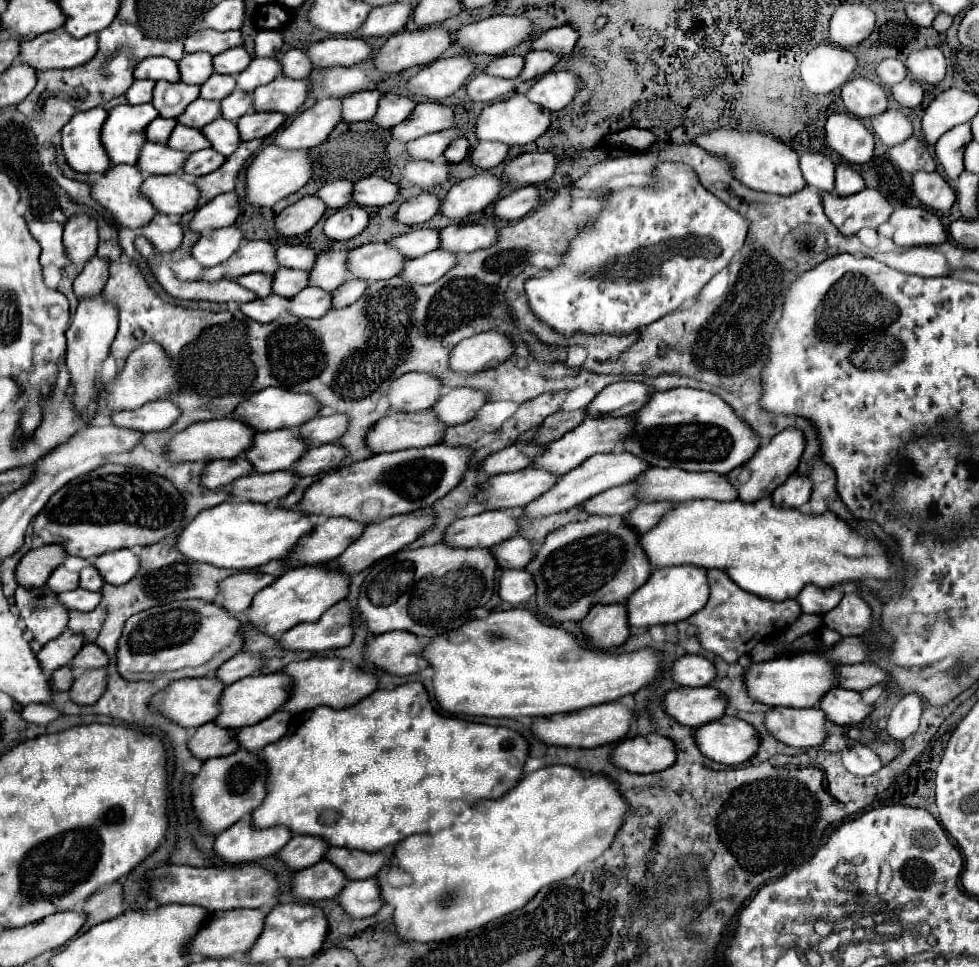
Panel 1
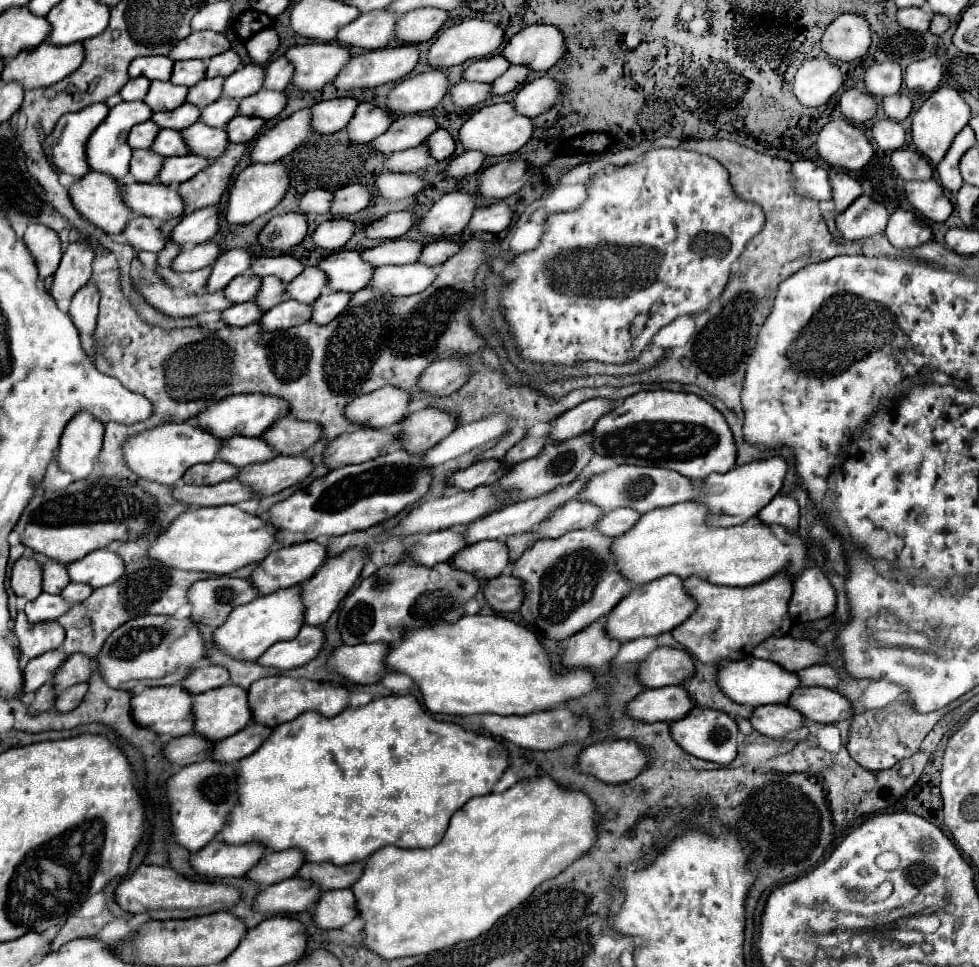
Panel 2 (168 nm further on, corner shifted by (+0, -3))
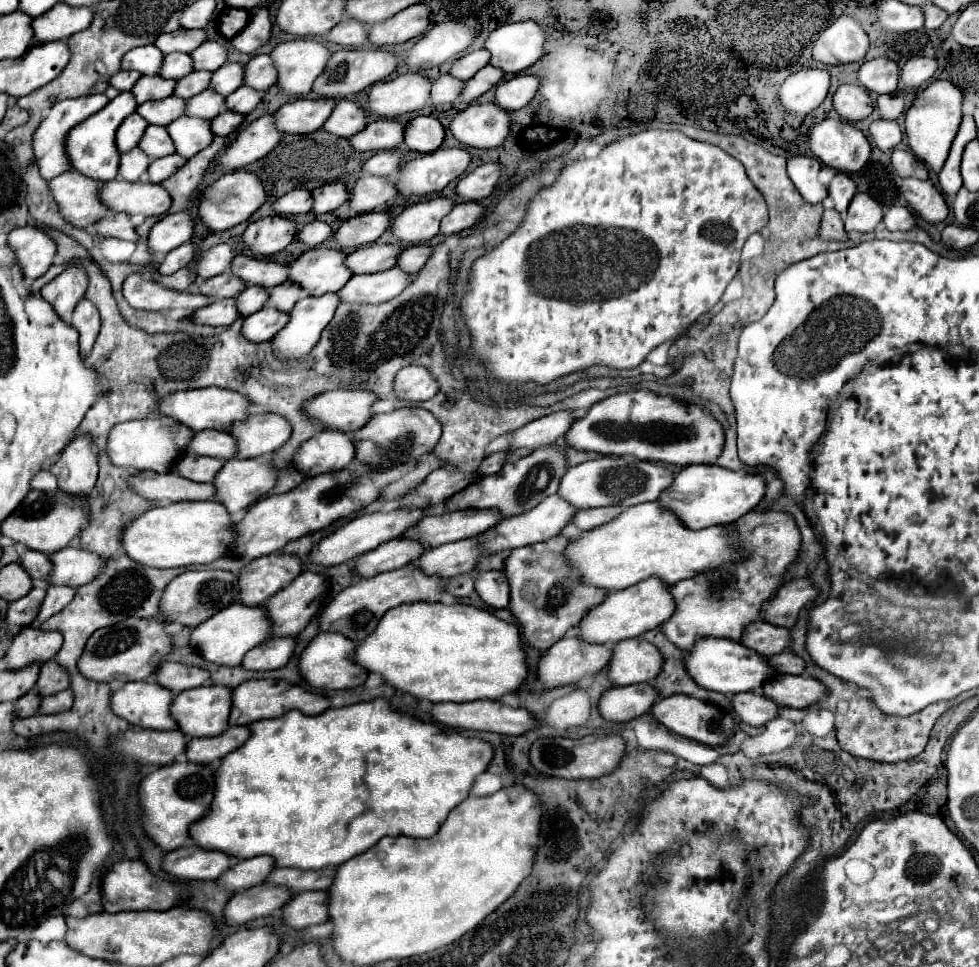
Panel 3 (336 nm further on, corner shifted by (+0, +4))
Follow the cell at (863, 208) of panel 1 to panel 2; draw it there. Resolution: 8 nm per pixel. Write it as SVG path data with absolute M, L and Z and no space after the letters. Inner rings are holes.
M861 195L859 199L855 199L849 205L849 209L845 209L835 217L837 229L845 239L873 237L885 231L887 221L889 221L889 211L867 195Z

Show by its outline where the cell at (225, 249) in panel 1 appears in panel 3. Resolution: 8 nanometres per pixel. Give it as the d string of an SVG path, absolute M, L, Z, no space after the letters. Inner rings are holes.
M187 242L187 244L183 244L183 246L171 250L171 252L161 260L157 272L163 274L163 276L173 274L173 272L177 272L179 268L185 268L187 264L191 264L191 260L193 260L193 244Z

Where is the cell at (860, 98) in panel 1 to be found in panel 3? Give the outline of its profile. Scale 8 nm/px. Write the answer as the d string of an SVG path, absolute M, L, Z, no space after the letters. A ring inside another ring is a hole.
M843 84L833 94L833 108L845 122L859 122L873 112L871 96L861 86Z

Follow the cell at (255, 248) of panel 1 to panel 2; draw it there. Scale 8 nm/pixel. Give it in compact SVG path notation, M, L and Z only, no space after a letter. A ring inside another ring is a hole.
M245 249L225 251L223 257L219 257L219 261L215 261L215 265L213 265L213 273L207 281L207 291L213 293L219 289L225 289L231 279L247 273L251 269L251 263L253 263L253 257Z

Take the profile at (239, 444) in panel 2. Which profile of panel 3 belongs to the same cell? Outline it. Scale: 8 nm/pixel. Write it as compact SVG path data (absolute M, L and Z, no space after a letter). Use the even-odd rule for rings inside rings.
M201 430L193 434L189 446L185 448L185 454L229 460L231 456L235 456L235 440L227 432Z

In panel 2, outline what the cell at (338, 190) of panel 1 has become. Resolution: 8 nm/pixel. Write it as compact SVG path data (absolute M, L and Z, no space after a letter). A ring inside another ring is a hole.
M313 189L301 197L299 211L301 213L329 213L331 201L333 201L333 191Z

